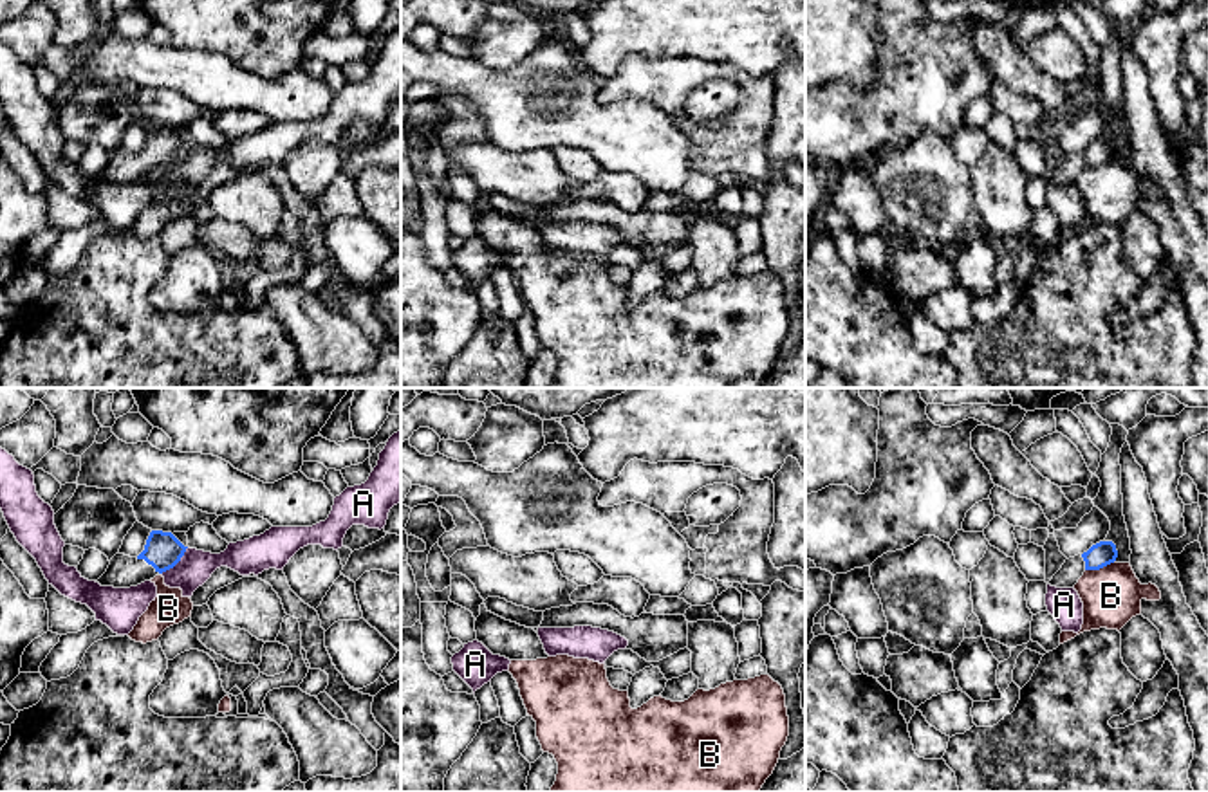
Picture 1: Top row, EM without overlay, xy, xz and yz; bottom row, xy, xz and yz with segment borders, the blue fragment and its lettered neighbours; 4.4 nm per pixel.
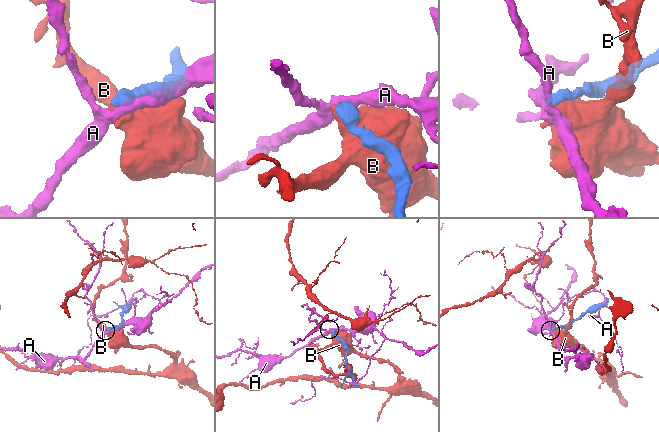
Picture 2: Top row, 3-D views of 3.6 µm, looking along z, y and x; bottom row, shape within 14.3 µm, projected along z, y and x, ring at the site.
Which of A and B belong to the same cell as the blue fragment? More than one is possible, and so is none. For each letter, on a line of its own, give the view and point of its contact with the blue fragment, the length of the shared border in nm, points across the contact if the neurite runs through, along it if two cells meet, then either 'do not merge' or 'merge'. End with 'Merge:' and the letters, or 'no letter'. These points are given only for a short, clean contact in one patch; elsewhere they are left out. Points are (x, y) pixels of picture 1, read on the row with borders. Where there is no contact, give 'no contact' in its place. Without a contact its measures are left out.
A: meets blue in xy at (176, 563); contact 180 nm long; border along xy (188, 547), (161, 574); do not merge
B: meets blue in yz at (1100, 567); contact 140 nm long; do not merge
Merge: no letter

